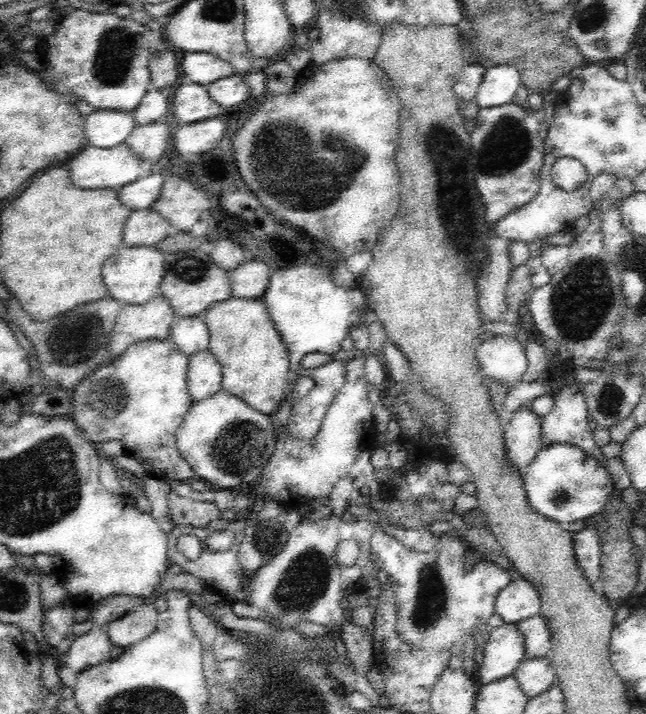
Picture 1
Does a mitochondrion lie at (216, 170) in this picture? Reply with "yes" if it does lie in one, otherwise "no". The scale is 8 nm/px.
no

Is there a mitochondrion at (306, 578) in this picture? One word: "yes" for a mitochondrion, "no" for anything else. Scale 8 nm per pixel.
yes

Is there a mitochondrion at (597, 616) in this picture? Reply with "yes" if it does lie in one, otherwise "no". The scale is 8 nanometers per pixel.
no

